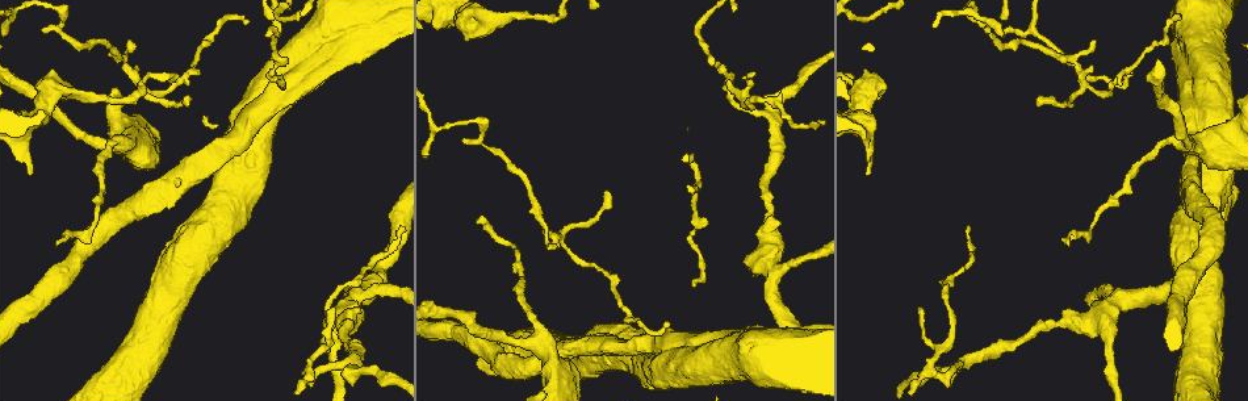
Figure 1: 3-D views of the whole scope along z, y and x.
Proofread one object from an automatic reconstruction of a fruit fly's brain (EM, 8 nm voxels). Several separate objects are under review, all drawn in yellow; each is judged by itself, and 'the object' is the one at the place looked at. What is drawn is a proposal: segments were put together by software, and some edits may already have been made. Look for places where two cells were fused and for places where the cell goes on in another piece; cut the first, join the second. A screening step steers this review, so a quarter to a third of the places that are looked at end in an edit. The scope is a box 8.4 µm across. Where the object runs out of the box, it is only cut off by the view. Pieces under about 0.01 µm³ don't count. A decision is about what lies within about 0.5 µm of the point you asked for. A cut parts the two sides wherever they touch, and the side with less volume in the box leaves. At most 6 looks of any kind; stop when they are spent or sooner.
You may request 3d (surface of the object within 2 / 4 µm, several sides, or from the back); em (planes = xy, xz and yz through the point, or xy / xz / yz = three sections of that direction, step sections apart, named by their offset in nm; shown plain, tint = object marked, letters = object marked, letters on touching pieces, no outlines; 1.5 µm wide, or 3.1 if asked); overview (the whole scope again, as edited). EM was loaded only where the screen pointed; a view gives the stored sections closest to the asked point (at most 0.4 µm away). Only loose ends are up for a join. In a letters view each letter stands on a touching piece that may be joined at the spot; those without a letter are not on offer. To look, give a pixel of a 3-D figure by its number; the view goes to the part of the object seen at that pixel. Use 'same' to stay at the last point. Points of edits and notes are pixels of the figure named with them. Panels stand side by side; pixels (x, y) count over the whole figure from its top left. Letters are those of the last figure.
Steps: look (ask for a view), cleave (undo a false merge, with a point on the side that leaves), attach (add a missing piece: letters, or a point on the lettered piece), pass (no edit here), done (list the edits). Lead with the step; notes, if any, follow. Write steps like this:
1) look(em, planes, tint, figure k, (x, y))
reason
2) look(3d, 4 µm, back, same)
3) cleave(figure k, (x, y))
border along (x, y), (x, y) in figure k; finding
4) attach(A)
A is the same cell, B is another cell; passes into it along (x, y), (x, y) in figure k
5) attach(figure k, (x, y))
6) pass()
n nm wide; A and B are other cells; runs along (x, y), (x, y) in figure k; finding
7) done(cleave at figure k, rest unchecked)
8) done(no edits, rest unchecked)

look(em, xz, step 4, tint, figure 1, (607, 191))
tapers out

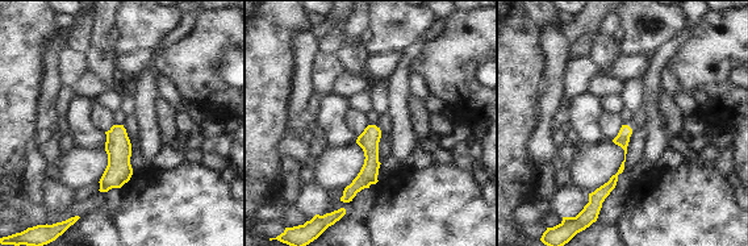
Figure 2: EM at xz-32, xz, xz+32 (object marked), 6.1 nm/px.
look(em, planes, letters, same)

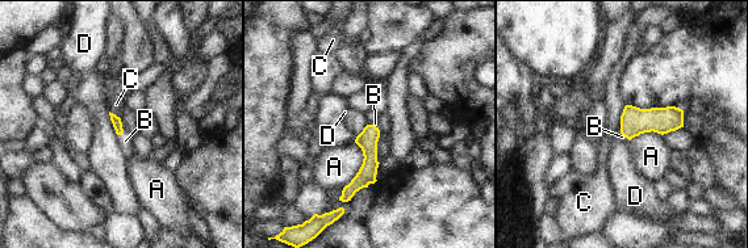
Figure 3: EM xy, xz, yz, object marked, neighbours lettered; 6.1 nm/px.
attach(B)
B is the same cell, A, C and D are other cells; passes into it along (116, 121), (122, 131), (125, 141) in figure 3; the cell continues

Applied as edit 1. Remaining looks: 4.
look(overview)

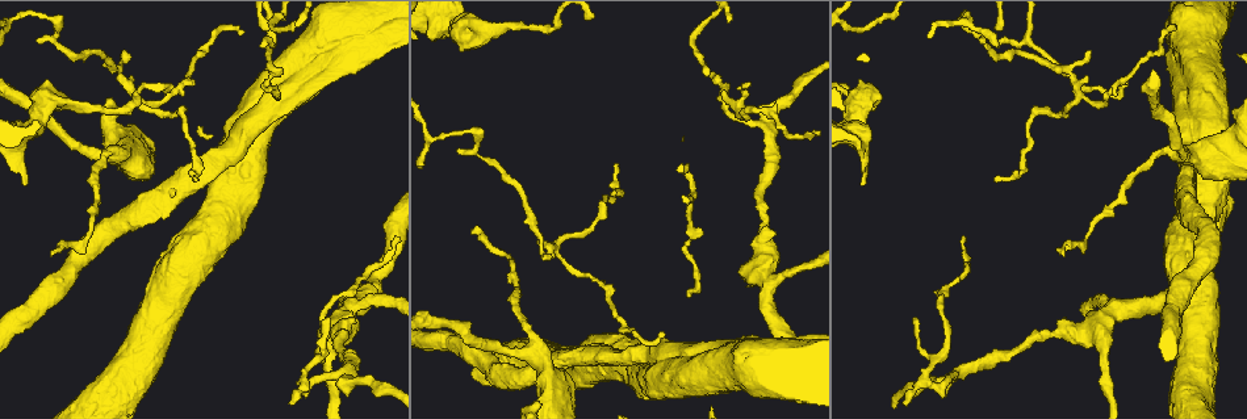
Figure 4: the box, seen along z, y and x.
look(3d, 2 µm, figure 4, (40, 41))
free end

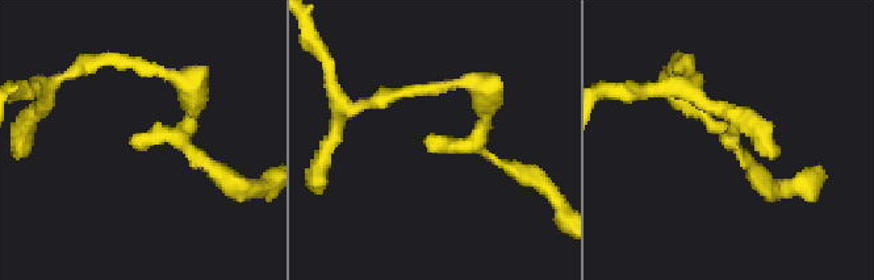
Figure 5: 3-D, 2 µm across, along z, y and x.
look(em, planes, letters, figure 5, (725, 146))
shape alone is not enough

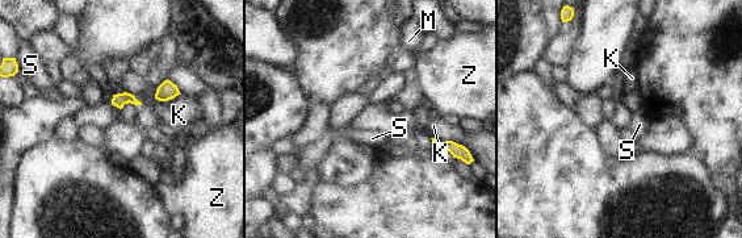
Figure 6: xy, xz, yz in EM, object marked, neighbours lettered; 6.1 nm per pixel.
pass()
90 nm wide; K touches over 170 nm; K, M, S and Z are other cells; no lettered piece goes on from it

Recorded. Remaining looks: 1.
look(em, planes, letters, figure 4, (327, 317))

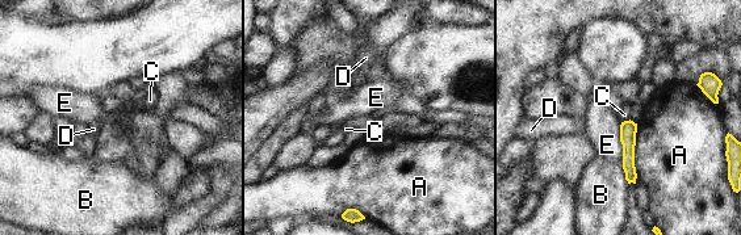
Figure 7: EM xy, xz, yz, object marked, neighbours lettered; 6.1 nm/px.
pass()
A touches over 360 nm; A, B, C, D and E are other cells; border along (629, 118), (622, 122) in figure 7; none of them fits

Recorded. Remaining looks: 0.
done(attach at figure 3, rest unchecked)

